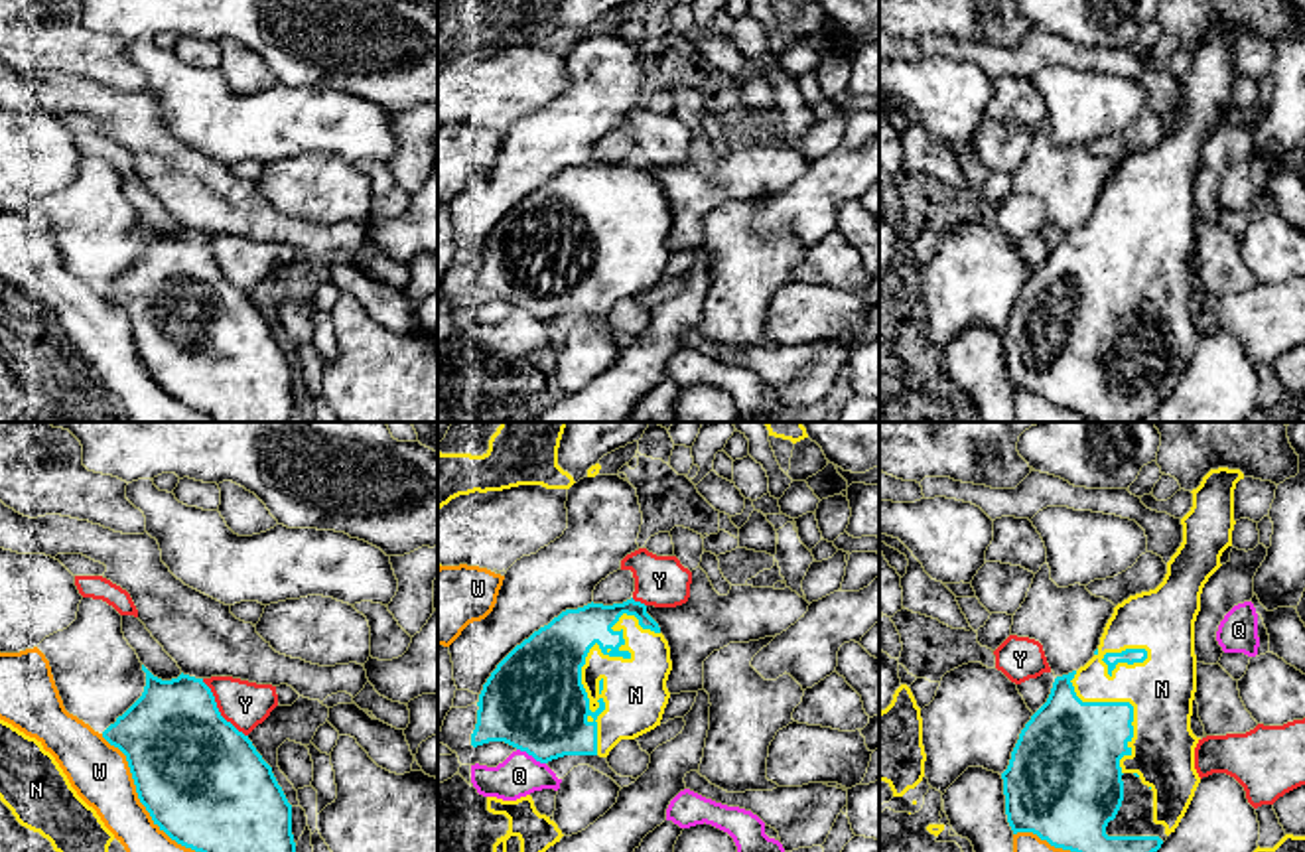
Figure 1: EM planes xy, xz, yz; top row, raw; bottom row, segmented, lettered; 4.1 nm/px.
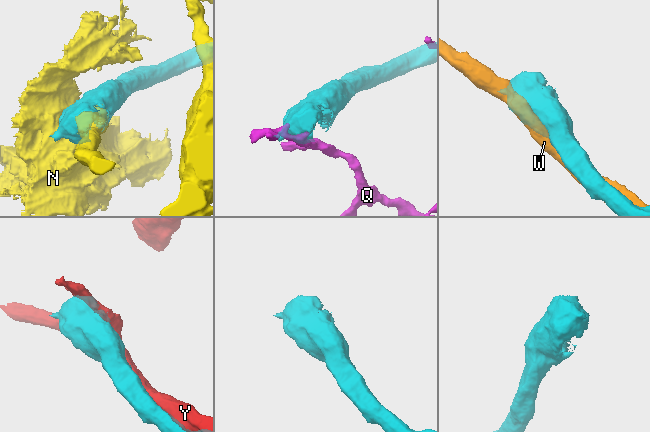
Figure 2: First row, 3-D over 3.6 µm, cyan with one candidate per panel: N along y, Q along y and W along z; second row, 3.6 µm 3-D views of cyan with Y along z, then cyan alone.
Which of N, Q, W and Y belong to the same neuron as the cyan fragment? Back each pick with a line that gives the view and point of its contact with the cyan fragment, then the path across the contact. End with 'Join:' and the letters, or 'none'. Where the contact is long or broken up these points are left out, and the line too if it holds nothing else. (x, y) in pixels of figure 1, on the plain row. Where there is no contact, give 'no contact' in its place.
N: meets cyan in xz at (586, 213)
Join: N

